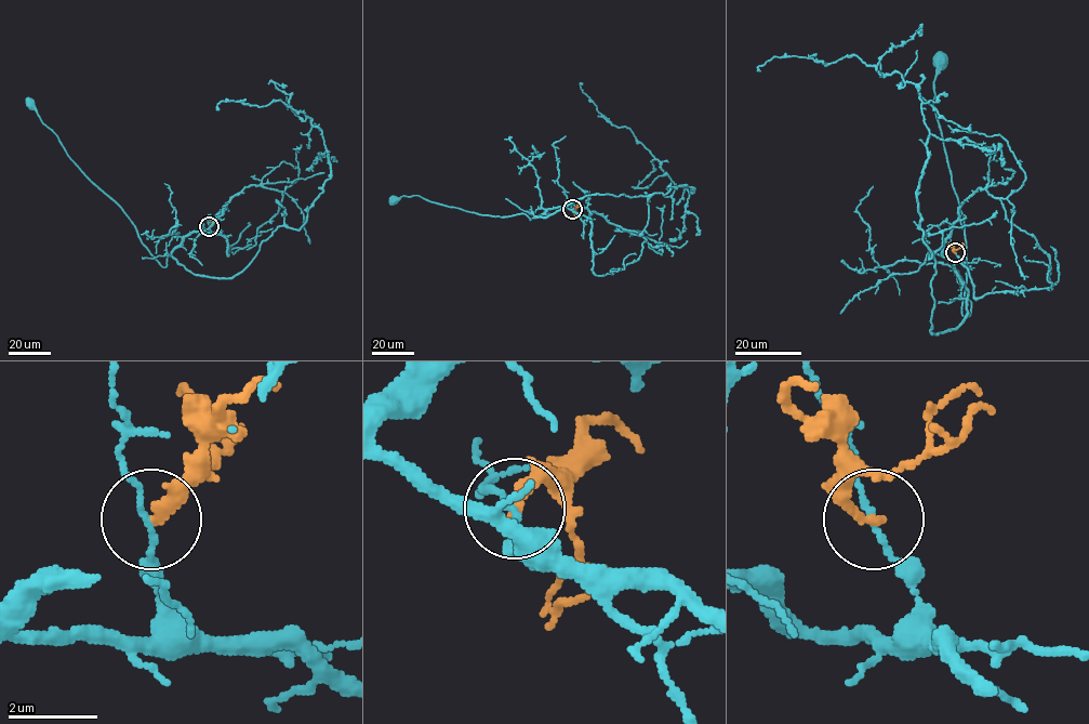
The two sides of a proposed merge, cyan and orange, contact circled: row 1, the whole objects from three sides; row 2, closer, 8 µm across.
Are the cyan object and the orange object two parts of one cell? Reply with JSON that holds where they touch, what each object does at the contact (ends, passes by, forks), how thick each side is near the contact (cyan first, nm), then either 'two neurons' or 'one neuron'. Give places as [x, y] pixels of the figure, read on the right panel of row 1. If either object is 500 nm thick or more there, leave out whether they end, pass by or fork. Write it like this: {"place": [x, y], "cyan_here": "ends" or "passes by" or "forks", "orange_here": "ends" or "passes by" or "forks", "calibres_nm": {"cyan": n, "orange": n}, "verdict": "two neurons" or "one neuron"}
{"place": [955, 252], "cyan_here": "passes by", "orange_here": "ends", "calibres_nm": {"cyan": 110, "orange": 240}, "verdict": "two neurons"}

